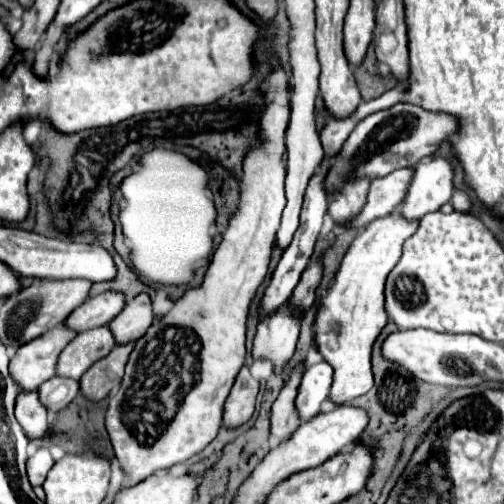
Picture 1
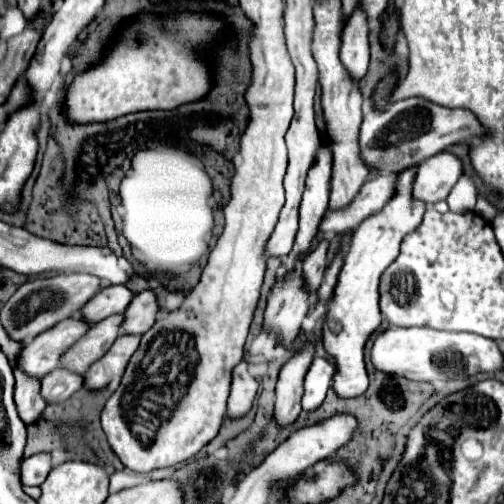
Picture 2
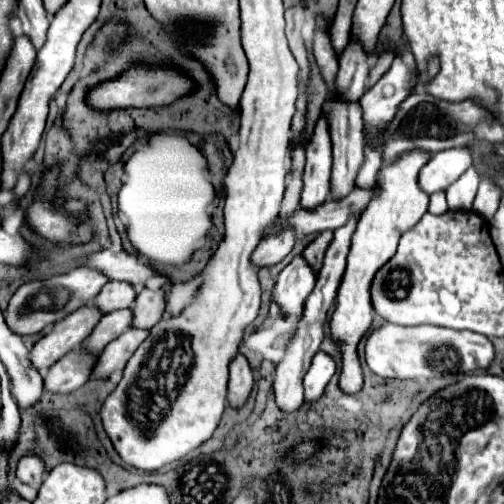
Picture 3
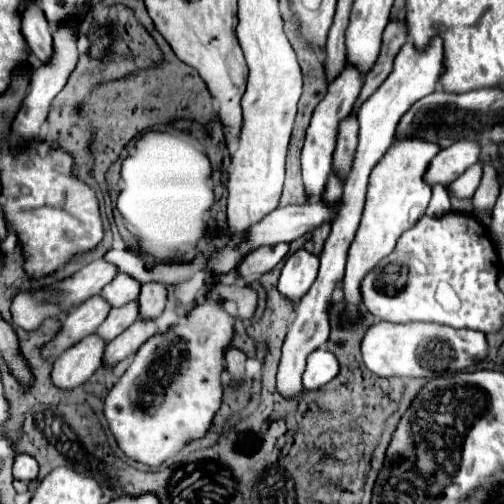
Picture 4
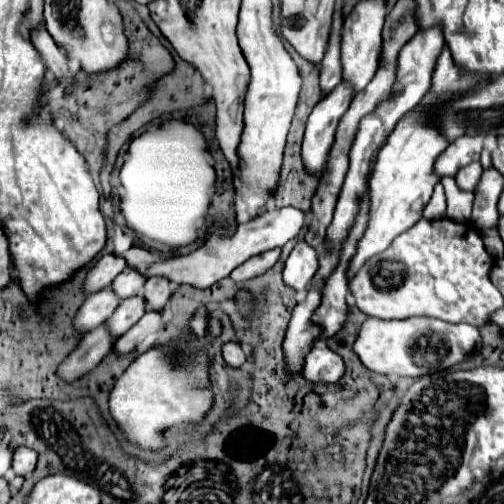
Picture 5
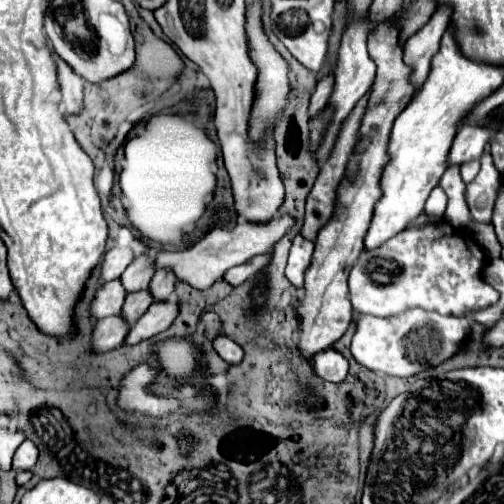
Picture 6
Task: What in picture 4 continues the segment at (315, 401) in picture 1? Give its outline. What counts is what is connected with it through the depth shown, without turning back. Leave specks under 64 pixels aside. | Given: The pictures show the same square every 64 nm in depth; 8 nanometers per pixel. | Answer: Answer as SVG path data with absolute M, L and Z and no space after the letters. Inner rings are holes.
M318 348L314 350L308 360L306 360L306 370L304 370L304 388L314 390L320 388L322 384L330 382L340 370L340 364L336 360L336 356L328 350L328 348Z

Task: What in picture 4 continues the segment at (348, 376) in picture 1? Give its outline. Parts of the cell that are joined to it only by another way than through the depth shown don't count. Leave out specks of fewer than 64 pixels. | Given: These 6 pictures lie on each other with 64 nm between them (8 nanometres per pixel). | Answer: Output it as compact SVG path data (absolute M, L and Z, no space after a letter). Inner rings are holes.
M396 138L388 148L388 152L380 158L376 168L372 170L362 222L350 246L346 276L342 280L344 300L348 304L348 310L344 312L344 320L358 318L360 280L364 278L364 274L372 270L384 256L388 256L394 250L396 240L402 236L402 232L412 228L412 224L416 224L416 220L420 220L420 216L426 212L426 206L432 196L432 188L424 182L424 172L440 150L442 148L438 144L426 144L426 140L422 138Z

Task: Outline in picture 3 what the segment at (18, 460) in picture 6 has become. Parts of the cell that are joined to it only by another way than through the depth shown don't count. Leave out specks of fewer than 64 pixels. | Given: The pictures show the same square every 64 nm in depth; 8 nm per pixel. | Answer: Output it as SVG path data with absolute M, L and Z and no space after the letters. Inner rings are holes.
M22 456L16 468L16 478L32 488L38 488L44 480L44 462L38 456Z

